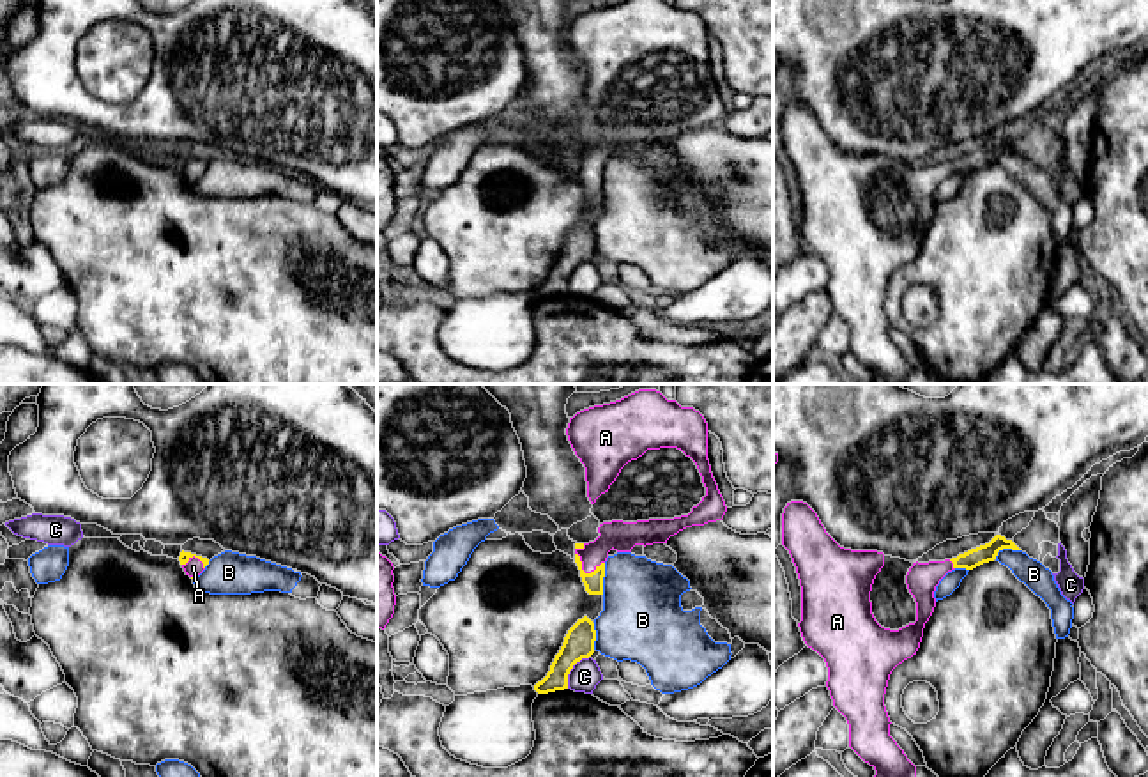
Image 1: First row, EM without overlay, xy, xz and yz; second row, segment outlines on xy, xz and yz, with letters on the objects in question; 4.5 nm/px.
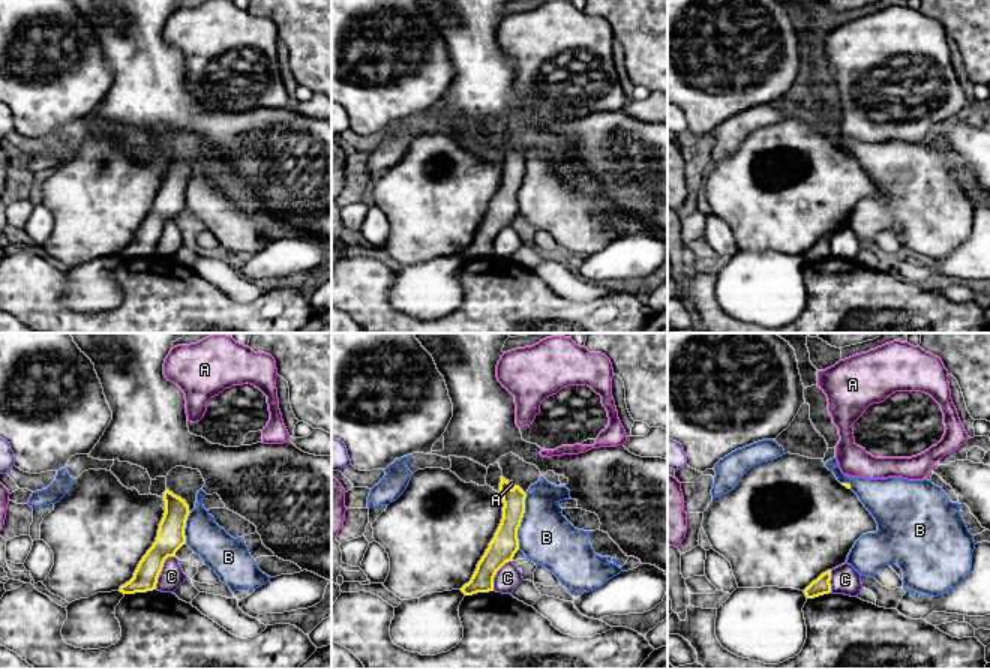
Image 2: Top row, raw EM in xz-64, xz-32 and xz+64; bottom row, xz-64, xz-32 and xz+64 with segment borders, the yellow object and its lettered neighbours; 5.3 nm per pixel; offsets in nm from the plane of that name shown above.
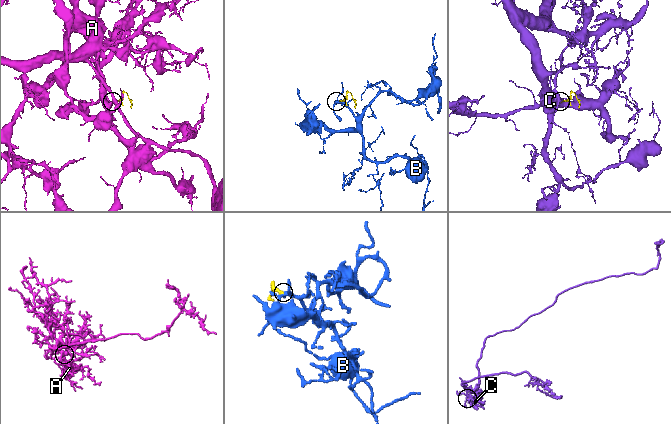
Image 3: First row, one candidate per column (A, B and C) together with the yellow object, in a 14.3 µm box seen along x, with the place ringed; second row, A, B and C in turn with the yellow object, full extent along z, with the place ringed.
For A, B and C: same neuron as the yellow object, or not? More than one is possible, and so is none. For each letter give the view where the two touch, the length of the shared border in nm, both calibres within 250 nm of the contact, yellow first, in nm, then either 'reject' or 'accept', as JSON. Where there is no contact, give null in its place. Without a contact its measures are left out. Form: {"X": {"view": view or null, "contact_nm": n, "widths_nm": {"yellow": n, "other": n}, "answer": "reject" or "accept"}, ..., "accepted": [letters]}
{"A": {"view": "xz", "contact_nm": 140, "widths_nm": {"yellow": 90, "other": 140}, "answer": "accept"}, "B": {"view": "xz", "contact_nm": 140, "widths_nm": {"yellow": 90, "other": 360}, "answer": "reject"}, "C": {"view": "xz", "contact_nm": 190, "widths_nm": {"yellow": 140, "other": 140}, "answer": "reject"}, "accepted": ["A"]}

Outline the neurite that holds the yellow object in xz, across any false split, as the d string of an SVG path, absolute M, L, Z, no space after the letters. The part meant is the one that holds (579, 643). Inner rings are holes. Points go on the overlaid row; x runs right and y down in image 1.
M584 616L566 634L564 642L555 655L547 676L534 685L538 694L548 694L568 689L568 674L577 662L594 653L594 623Z

